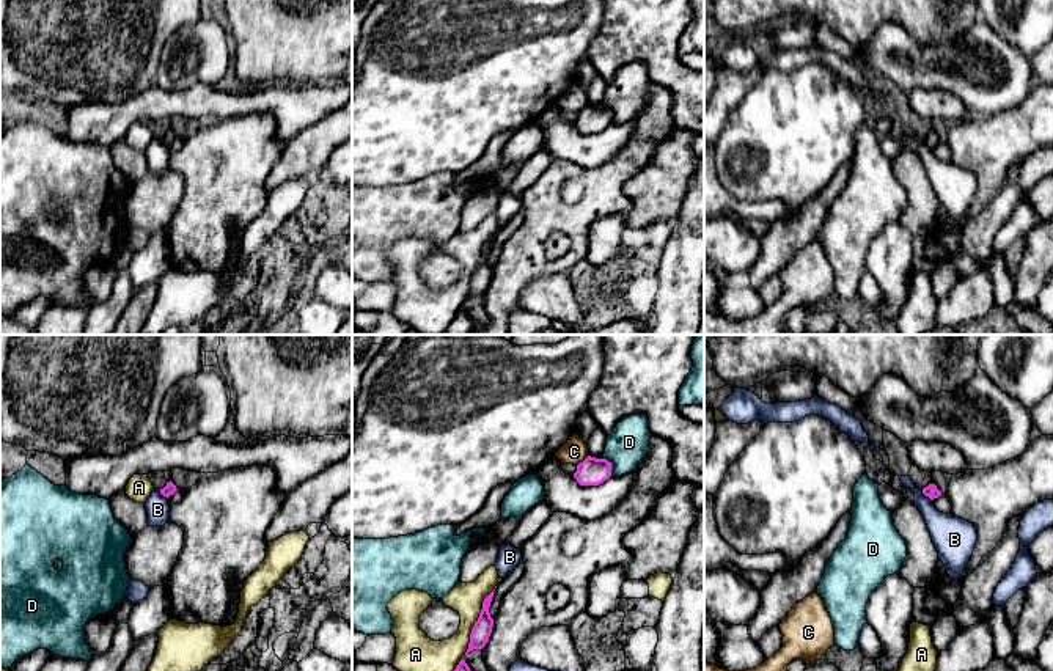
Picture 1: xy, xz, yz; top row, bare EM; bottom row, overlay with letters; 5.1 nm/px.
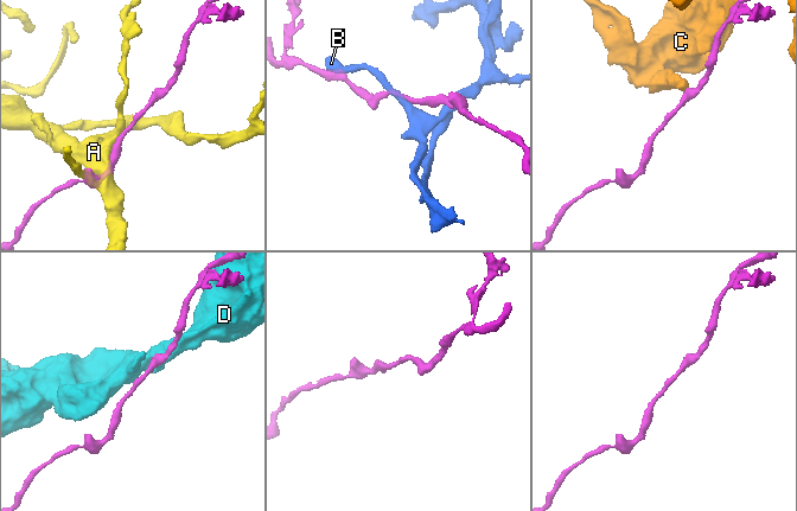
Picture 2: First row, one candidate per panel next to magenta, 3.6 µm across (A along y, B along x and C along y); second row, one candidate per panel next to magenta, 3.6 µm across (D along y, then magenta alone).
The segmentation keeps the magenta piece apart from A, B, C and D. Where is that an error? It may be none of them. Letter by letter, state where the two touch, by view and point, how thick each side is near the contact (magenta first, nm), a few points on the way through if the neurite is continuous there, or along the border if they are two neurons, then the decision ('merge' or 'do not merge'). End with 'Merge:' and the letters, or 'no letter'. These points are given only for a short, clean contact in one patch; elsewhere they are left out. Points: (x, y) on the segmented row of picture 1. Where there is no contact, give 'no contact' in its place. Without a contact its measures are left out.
A: meets magenta in xz at (473, 627); 100 nm thick on the magenta side, 160 nm on the other; do not merge
B: meets magenta in yz at (926, 495); 70 nm thick on the magenta side, 200 nm on the other; border along yz (921, 491), (931, 500); do not merge
C: meets magenta in xz at (583, 461); 140 nm thick on the magenta side, 130 nm on the other; do not merge
D: meets magenta in xz at (610, 464); 140 nm thick on the magenta side, 200 nm on the other; do not merge
Merge: no letter

